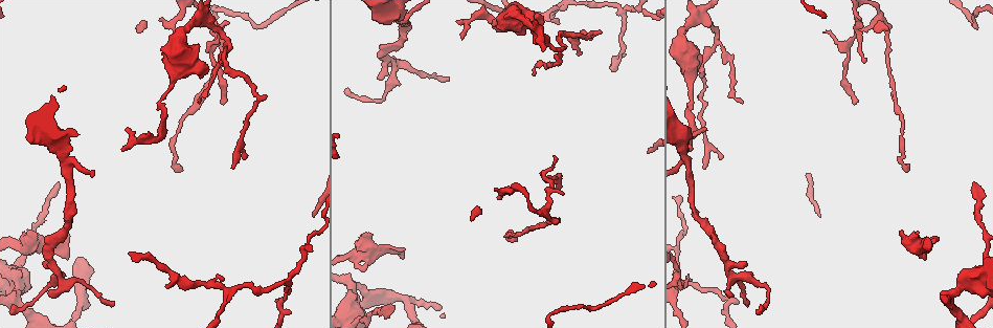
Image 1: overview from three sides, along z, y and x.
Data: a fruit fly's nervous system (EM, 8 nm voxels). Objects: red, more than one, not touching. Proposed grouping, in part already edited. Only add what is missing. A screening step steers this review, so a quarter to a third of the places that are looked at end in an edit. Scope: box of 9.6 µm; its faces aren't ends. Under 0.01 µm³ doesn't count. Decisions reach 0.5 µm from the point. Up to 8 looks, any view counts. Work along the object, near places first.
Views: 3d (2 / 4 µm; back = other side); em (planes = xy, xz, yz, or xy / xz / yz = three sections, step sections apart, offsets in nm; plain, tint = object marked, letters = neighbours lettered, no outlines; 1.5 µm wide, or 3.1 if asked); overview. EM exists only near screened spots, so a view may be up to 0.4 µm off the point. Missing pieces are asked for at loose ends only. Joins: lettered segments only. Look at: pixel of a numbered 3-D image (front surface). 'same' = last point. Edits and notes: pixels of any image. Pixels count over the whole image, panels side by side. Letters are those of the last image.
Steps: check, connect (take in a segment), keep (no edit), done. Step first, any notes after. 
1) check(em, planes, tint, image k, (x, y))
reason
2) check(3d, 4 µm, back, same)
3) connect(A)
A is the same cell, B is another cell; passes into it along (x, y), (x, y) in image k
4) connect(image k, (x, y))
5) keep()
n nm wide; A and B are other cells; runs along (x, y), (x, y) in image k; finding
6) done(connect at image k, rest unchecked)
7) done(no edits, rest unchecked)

check(3d, 4 µm, image 1, (901, 230))
an open end

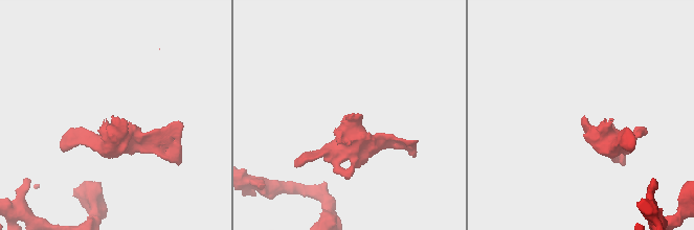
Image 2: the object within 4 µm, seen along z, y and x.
check(em, xz, step 4, letters, image 2, (113, 117))

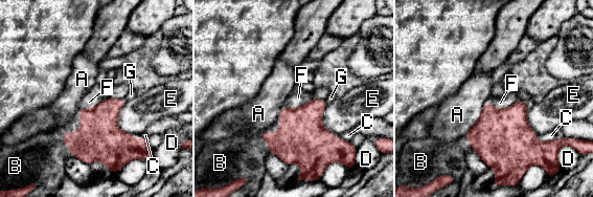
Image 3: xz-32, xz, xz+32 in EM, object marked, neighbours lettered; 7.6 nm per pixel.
connect(B)
B is the same cell, A, C, D, E, F and G are other cells; the neuron continues

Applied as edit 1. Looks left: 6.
check(overview)
see it whole again

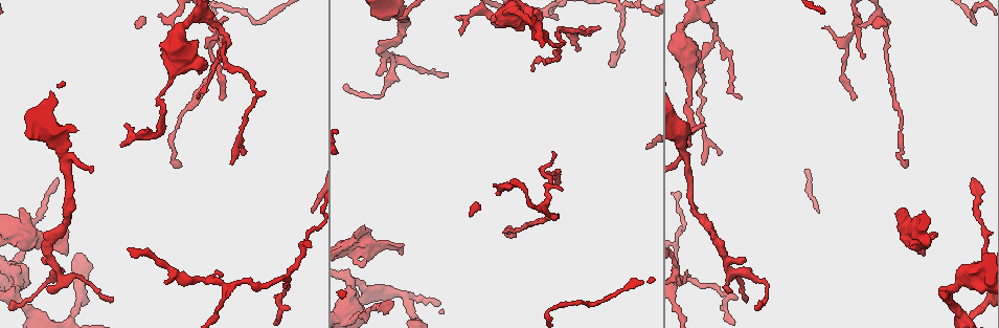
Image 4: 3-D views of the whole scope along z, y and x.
check(em, xy, step 4, tint, image 4, (389, 307))
long arm stops here

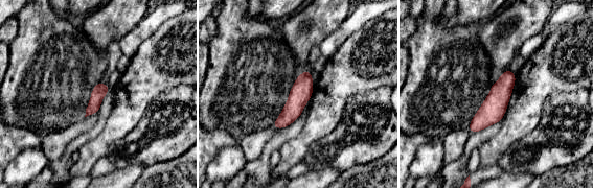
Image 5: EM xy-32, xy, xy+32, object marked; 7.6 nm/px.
check(em, planes, letters, same)

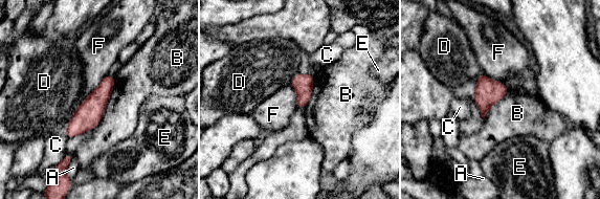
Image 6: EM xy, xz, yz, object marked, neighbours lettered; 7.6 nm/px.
keep()
A, B, C, D, E and F are other cells; border along (114, 76), (105, 111), (92, 129) in image 6; no lettered segment goes on from it

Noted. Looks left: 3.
check(em, xz, step 8, tint, image 4, (42, 259))
branch stops here

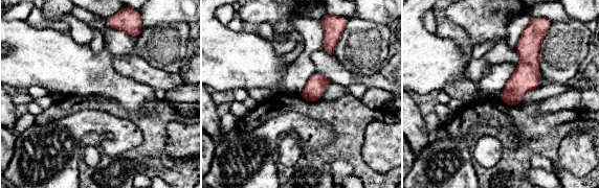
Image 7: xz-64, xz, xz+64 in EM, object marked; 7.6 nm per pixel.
check(em, yz, step 4, letters, same)
another direction

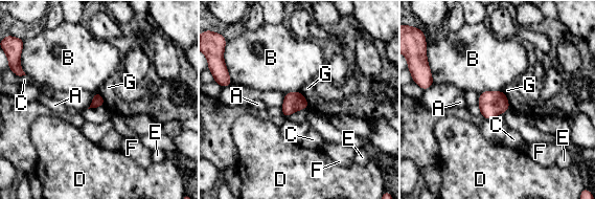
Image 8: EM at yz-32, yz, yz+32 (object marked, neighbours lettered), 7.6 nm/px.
keep()
B touches over 180 nm; A, B, C, D, E, F and G are other cells; border along (98, 91), (106, 104) in image 8; no lettered segment goes on from it

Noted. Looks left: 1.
done(connect at image 3, rest unchecked)

